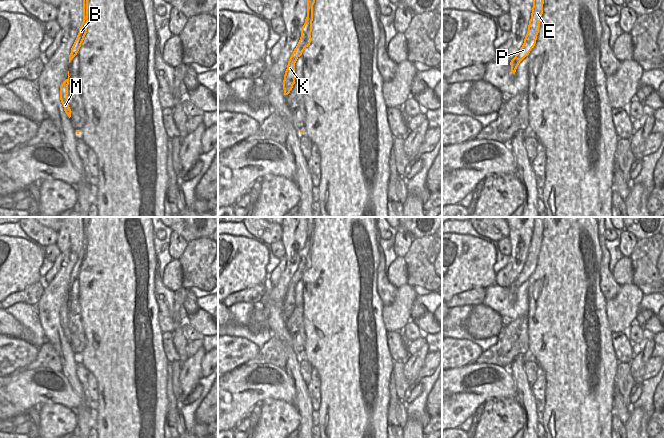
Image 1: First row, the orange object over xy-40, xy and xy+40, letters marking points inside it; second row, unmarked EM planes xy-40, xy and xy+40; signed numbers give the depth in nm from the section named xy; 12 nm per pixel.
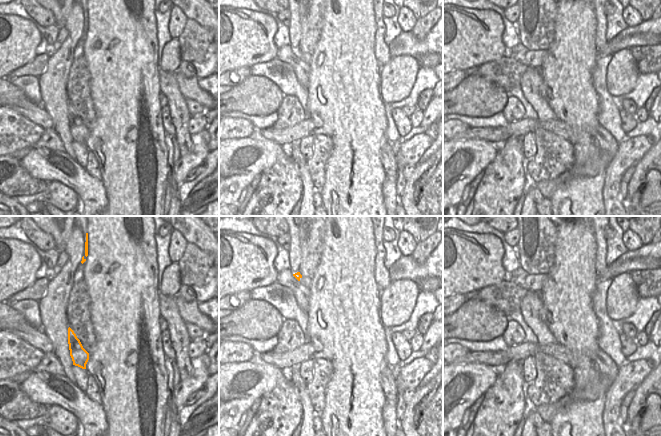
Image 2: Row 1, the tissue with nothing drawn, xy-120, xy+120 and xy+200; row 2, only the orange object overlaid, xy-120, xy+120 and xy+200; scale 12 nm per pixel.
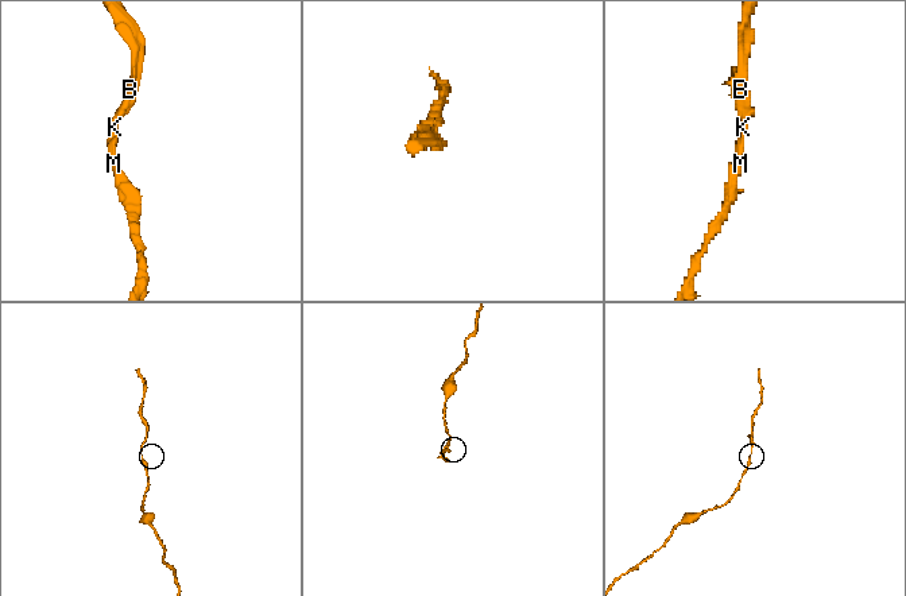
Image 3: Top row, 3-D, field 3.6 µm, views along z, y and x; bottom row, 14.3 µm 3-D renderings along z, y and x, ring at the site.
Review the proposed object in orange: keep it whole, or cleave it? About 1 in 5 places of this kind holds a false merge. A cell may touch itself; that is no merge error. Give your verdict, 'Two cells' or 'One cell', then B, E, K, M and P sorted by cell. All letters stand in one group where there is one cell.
One cell. Groups: B E K M P

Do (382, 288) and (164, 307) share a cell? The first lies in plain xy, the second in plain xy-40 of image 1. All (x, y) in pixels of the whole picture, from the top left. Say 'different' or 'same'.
same

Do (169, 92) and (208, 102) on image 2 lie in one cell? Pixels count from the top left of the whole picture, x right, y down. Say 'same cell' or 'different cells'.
different cells

